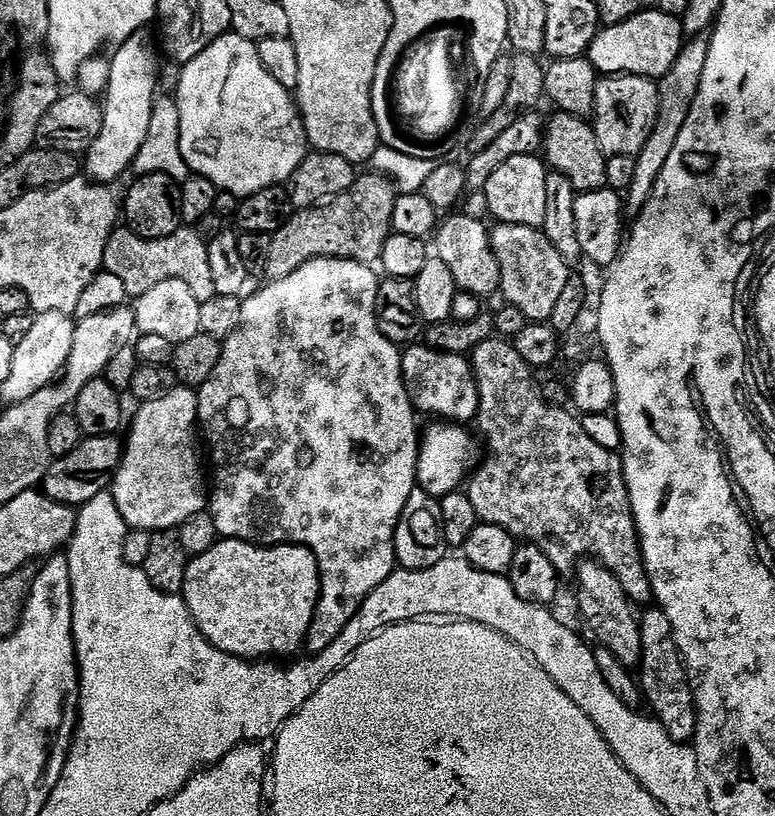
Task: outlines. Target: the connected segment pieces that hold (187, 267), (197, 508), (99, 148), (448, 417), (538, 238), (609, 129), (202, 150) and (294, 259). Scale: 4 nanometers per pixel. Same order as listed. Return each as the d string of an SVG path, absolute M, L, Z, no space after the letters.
M127 226L117 227L106 242L103 271L114 274L125 287L128 298L146 294L150 286L158 282L181 280L194 290L194 298L202 305L214 298L214 278L210 274L210 254L208 241L199 232L188 226L181 226L174 234L166 238L143 240L141 236Z
M177 386L164 396L145 400L139 405L132 429L122 448L120 467L114 473L110 491L122 518L132 530L176 530L192 515L205 511L206 488L200 473L200 460L196 457L198 440L198 396L191 387Z
M141 30L119 41L117 48L120 49L110 58L109 82L102 96L104 125L86 153L87 175L105 186L111 185L111 180L118 179L124 171L127 173L131 169L139 148L146 140L147 131L150 130L153 99L158 92L156 71L160 68L161 57L153 37L151 40L148 34Z
M412 344L403 349L400 361L404 385L417 413L424 415L425 412L432 416L428 418L439 418L444 422L475 421L479 417L480 399L476 375L472 372L472 362L467 355L439 352L427 344Z
M497 223L491 229L492 249L498 258L501 297L512 304L530 322L548 322L556 316L556 307L570 275L570 264L554 250L539 228Z
M604 76L596 81L594 127L600 149L609 156L637 156L660 113L661 89L647 76Z
M235 34L219 36L213 44L206 46L206 50L202 50L202 54L198 54L198 58L194 58L189 64L183 65L179 71L180 81L176 84L174 99L178 108L179 122L181 123L181 154L189 169L195 175L206 178L219 191L229 192L239 198L249 196L250 194L258 194L258 190L287 185L288 180L294 174L294 170L298 168L301 162L304 161L305 156L308 155L310 145L308 143L308 136L304 132L304 120L300 117L300 110L293 93L289 89L283 88L274 78L274 74L270 74L270 70L266 70L266 66L262 66L262 58L258 54L256 44Z
M357 175L350 190L315 208L305 208L289 215L281 228L271 233L270 254L262 269L263 275L266 274L268 280L286 278L286 274L294 274L294 270L298 270L298 266L308 260L323 256L375 265L382 254L382 246L386 246L386 238L393 233L392 218L398 191L385 175L371 175Z

